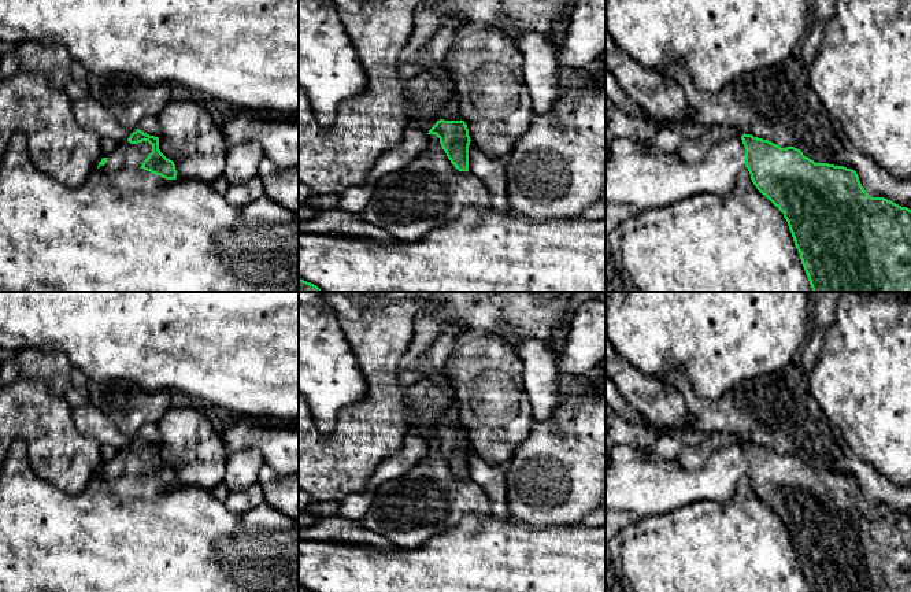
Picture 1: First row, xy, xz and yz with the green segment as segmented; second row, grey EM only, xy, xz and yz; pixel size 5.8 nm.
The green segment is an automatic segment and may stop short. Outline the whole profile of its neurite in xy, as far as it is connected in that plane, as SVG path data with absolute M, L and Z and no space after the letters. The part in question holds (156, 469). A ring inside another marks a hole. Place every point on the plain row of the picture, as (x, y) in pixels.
M140 436L133 439L126 448L119 449L111 465L103 465L97 477L111 482L132 474L144 476L164 486L177 485L174 469L159 456L159 444L149 443Z

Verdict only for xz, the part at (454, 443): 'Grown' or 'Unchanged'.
Grown

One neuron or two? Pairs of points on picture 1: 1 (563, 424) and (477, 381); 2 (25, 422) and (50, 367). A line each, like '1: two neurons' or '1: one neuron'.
1: two neurons
2: two neurons

